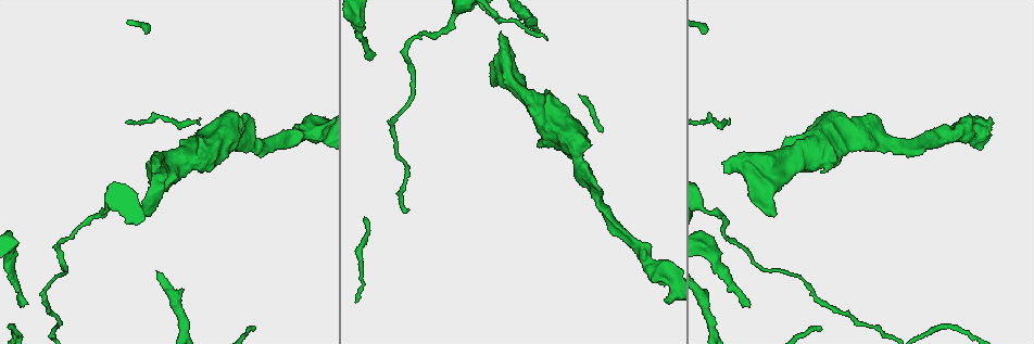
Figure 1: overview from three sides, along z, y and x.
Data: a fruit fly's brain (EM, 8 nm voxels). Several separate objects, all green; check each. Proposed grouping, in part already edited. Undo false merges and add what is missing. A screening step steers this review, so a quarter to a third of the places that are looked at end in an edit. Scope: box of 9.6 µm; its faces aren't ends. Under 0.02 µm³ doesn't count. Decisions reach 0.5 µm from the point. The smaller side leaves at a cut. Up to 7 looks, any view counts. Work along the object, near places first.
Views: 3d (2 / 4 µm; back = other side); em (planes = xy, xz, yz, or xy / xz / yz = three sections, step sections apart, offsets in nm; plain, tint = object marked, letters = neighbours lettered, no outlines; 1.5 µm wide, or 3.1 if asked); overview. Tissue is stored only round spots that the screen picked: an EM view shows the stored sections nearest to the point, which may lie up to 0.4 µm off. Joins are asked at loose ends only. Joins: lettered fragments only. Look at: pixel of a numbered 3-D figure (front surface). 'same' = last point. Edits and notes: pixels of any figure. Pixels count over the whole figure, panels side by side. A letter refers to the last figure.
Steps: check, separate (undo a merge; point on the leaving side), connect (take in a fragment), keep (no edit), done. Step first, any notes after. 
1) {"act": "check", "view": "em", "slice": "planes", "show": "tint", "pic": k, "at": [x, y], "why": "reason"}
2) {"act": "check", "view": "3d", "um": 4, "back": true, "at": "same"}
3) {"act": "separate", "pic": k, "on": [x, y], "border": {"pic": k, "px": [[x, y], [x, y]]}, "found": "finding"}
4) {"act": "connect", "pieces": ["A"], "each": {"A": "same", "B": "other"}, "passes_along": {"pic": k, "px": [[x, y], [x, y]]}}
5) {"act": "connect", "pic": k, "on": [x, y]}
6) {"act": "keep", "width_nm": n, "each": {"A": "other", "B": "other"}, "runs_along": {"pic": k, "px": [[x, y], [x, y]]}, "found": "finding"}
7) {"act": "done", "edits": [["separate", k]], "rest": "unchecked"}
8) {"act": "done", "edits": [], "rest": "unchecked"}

{"act": "check", "view": "em", "slice": "yz", "step": 8, "show": "tint", "pic": 1, "at": [368, 60], "why": "end of a long branch"}

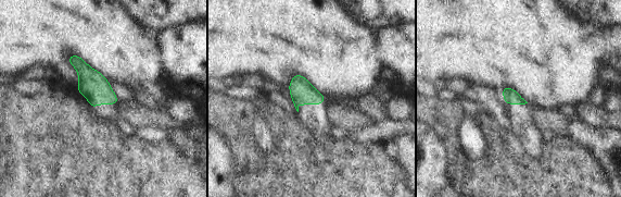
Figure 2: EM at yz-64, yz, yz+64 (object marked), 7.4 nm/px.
{"act": "check", "view": "em", "slice": "planes", "show": "letters", "at": "same", "why": "cut it another way"}

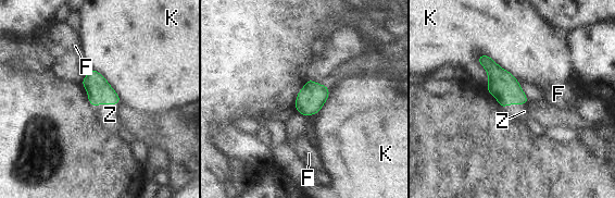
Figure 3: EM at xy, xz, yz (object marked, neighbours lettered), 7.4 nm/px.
{"act": "connect", "pieces": ["Z"], "each": {"F": "other", "K": "other", "Z": "same"}, "found": "the neuron continues"}

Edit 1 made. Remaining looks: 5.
{"act": "check", "view": "em", "slice": "yz", "step": 4, "show": "letters", "pic": 1, "at": [491, 83], "why": "free end"}

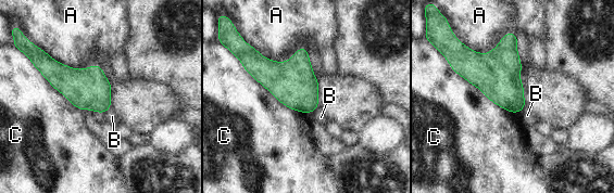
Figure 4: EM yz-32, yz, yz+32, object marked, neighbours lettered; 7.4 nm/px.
{"act": "keep", "each": {"A": "other", "B": "other", "C": "other"}, "border": {"pic": 4, "px": [[41, 49], [71, 67], [100, 66]]}, "found": "no lettered fragment goes on from it"}

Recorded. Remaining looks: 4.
{"act": "check", "view": "em", "um": 3.1, "slice": "planes", "show": "letters", "pic": 1, "at": [727, 173], "why": "an open end"}

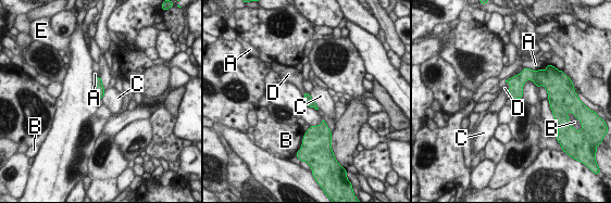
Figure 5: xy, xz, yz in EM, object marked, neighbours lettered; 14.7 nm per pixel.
{"act": "connect", "pieces": ["D"], "each": {"A": "other", "B": "other", "C": "other", "D": "same", "E": "other"}, "found": "the neuron continues"}

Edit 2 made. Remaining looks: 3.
{"act": "done", "edits": [["connect", 3], ["connect", 5]], "rest": "unchecked"}

